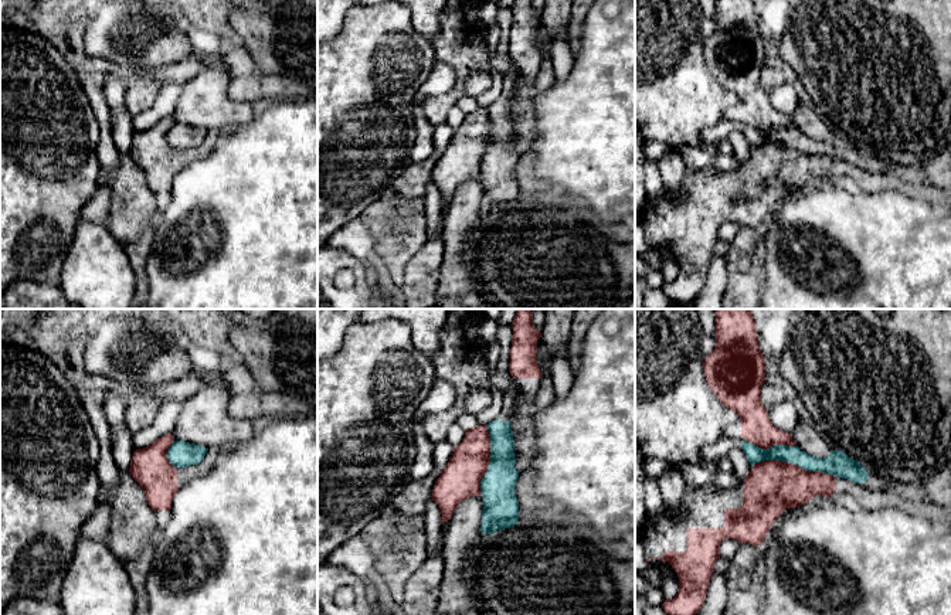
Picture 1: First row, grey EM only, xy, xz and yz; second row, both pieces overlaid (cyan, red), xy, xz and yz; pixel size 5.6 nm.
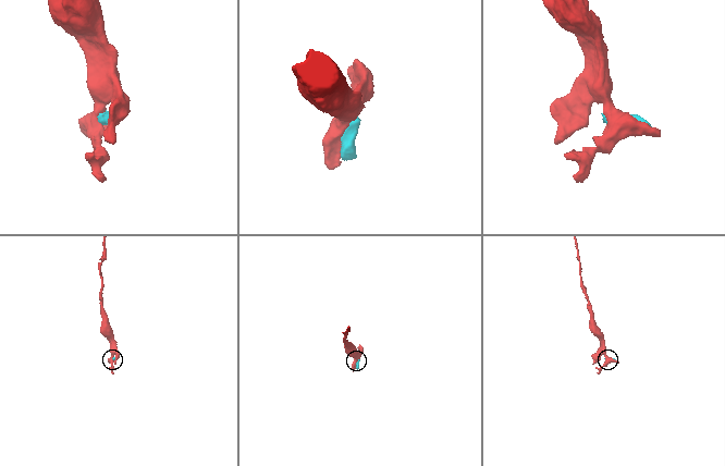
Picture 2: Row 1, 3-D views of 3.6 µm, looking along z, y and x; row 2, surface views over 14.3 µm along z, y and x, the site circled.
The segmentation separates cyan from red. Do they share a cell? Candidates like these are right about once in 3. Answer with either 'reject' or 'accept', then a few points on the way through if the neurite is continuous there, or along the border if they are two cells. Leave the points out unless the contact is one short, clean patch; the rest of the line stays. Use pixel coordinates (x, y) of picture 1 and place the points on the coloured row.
reject

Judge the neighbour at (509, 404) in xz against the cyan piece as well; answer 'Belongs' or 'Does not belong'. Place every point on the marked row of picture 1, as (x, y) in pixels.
Belongs

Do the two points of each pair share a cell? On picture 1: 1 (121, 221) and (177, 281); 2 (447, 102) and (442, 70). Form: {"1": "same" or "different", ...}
{"1": "different", "2": "different"}

